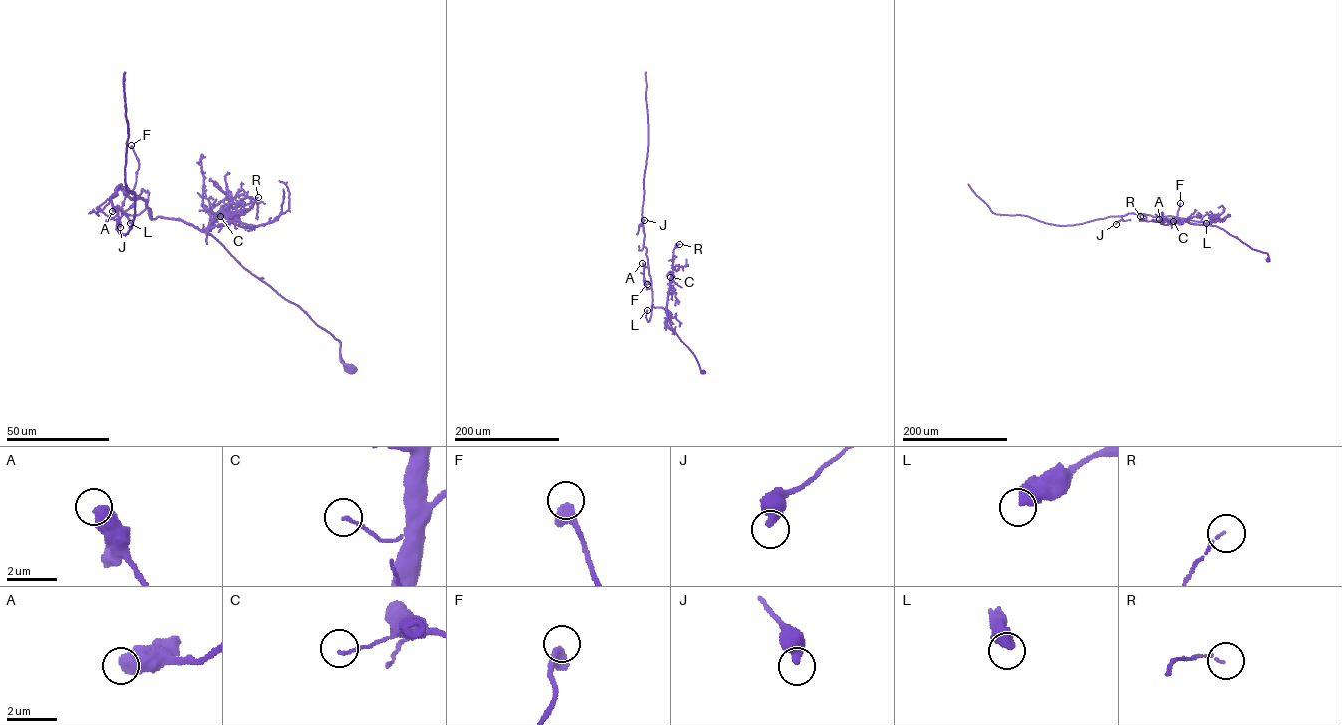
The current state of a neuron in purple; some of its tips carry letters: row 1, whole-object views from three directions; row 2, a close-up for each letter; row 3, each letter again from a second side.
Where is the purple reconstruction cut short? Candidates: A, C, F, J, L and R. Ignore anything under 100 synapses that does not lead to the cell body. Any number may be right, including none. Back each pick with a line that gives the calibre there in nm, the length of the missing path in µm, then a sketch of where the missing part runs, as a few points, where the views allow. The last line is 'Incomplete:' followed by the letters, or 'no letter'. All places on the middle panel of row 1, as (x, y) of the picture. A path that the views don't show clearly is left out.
Incomplete: no letter

